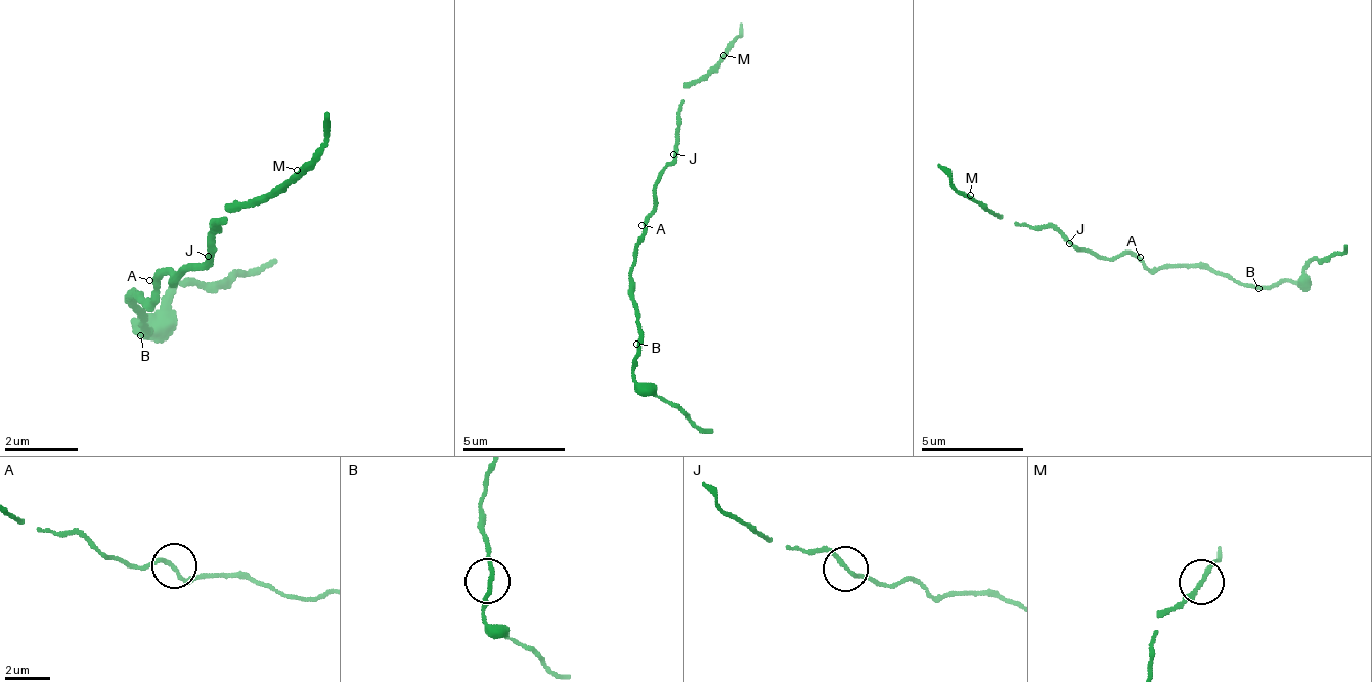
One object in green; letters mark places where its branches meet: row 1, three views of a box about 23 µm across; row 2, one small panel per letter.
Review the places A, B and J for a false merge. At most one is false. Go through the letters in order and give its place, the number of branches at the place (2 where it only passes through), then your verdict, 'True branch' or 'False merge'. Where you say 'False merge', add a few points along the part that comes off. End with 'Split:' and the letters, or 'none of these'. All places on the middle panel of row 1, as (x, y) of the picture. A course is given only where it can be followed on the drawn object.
A: Place: (642, 225). Branches: 2. True branch
B: Place: (636, 344). Branches: 2. True branch
J: Place: (673, 154). Branches: 2. True branch
Split: none of these

